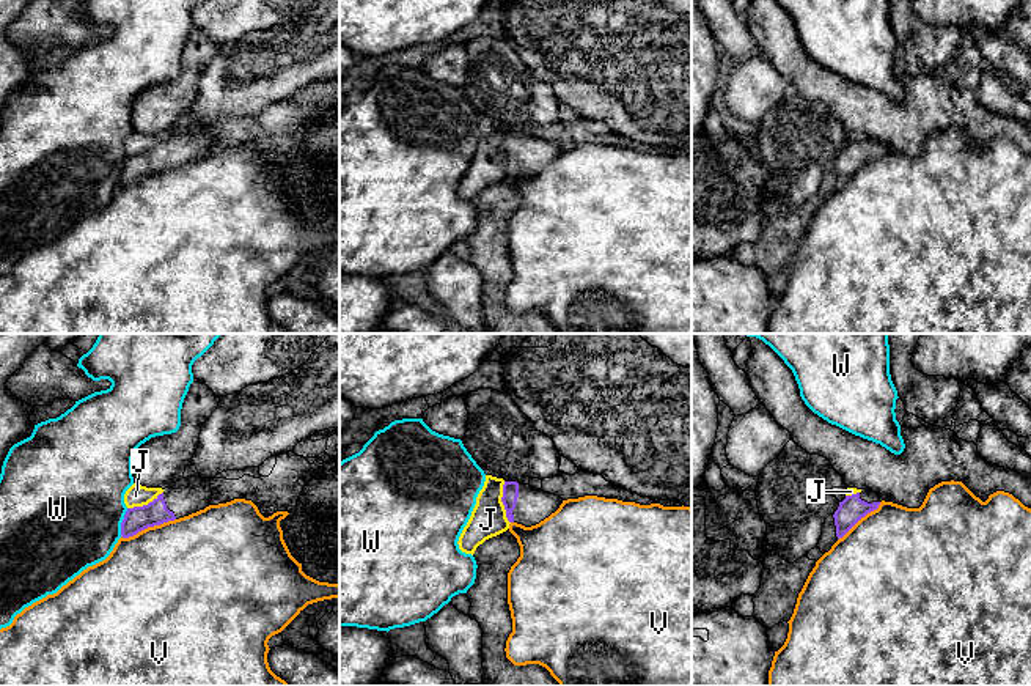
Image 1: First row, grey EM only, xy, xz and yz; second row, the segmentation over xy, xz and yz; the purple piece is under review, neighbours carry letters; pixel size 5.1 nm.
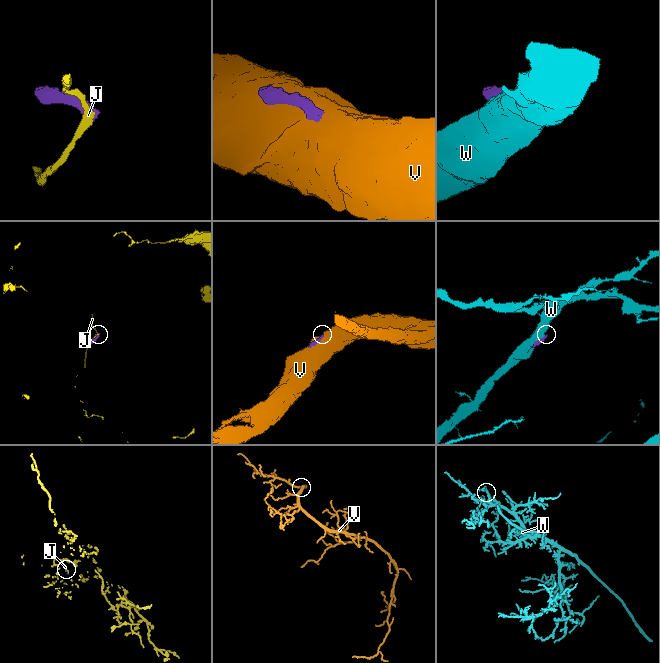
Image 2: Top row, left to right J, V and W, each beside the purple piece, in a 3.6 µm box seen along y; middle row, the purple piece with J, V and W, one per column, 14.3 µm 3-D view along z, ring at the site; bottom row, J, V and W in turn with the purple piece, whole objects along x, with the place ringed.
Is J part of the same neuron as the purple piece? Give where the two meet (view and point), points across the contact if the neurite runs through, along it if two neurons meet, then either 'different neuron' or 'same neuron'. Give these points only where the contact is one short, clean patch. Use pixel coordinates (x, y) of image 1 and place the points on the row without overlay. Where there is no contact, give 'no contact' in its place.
contact xz (502, 148); border xz (503, 129), (502, 151), (509, 170); different neuron

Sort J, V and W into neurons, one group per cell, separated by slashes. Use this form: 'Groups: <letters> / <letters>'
Groups: J / V / W

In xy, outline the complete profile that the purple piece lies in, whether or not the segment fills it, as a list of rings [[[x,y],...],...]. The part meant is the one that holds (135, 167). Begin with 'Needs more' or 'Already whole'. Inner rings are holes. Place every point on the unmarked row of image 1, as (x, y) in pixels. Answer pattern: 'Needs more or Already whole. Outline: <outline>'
Needs more. Outline: [[[187,124],[171,131],[148,153],[127,156],[121,170],[121,184],[129,186],[148,175],[204,157],[211,145],[211,126]]]

